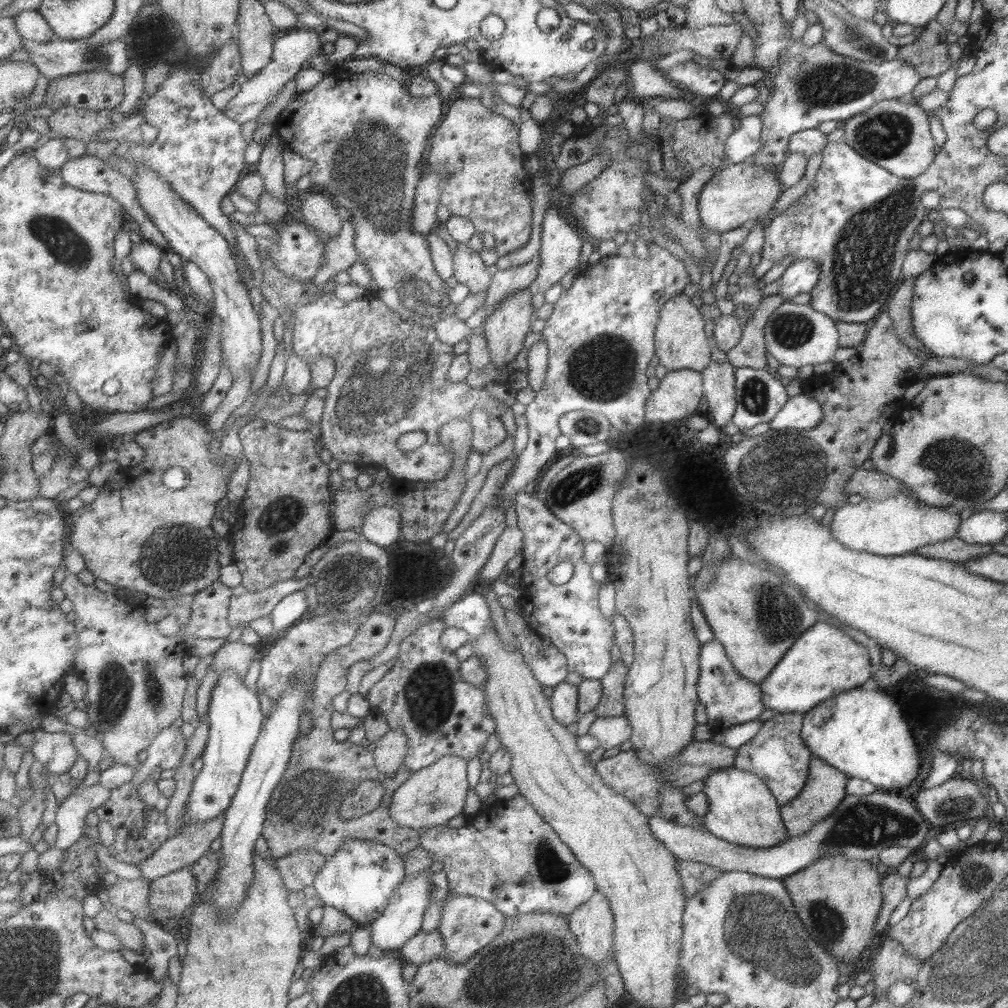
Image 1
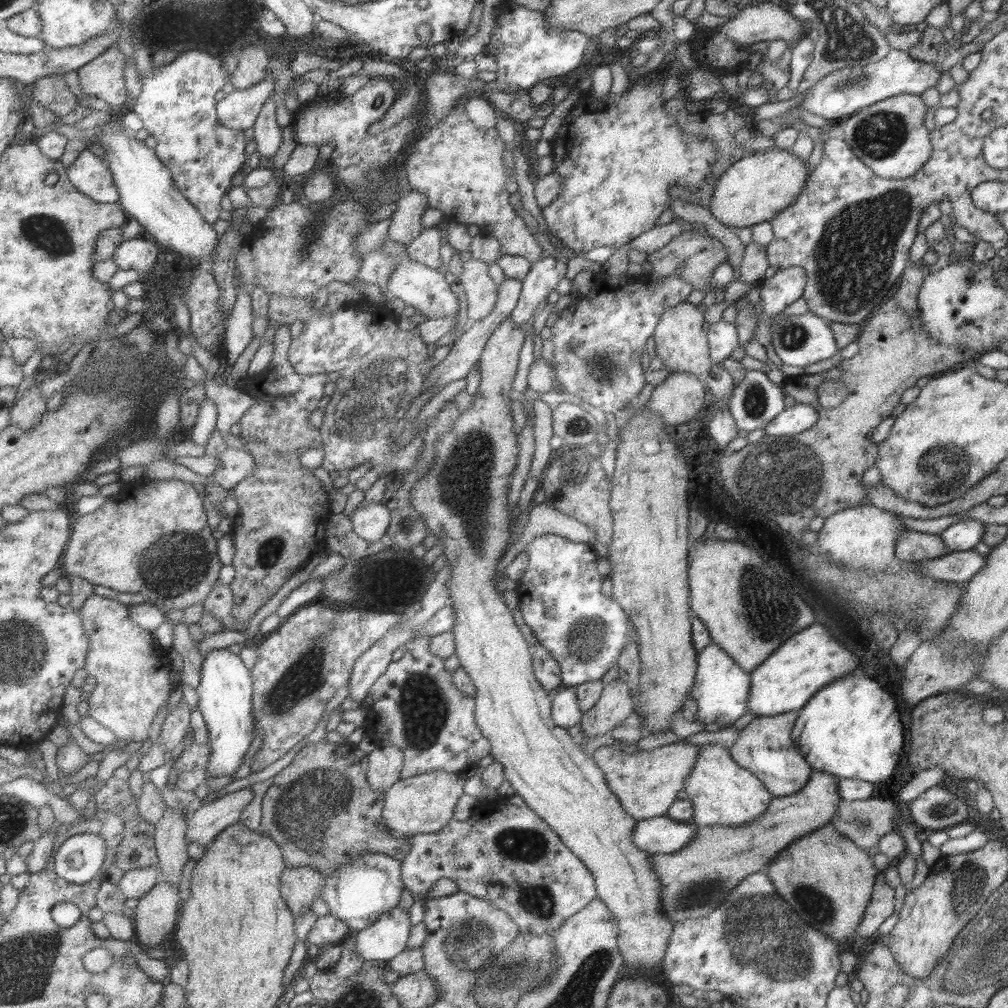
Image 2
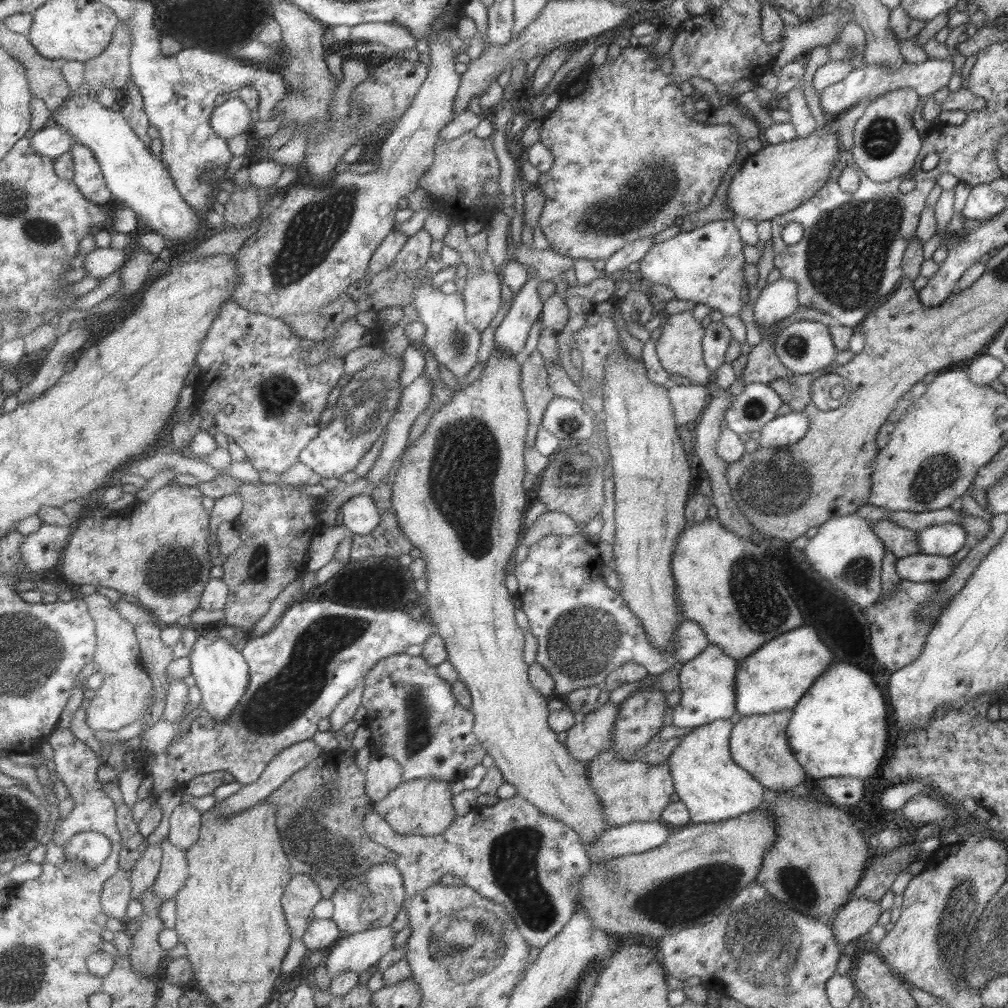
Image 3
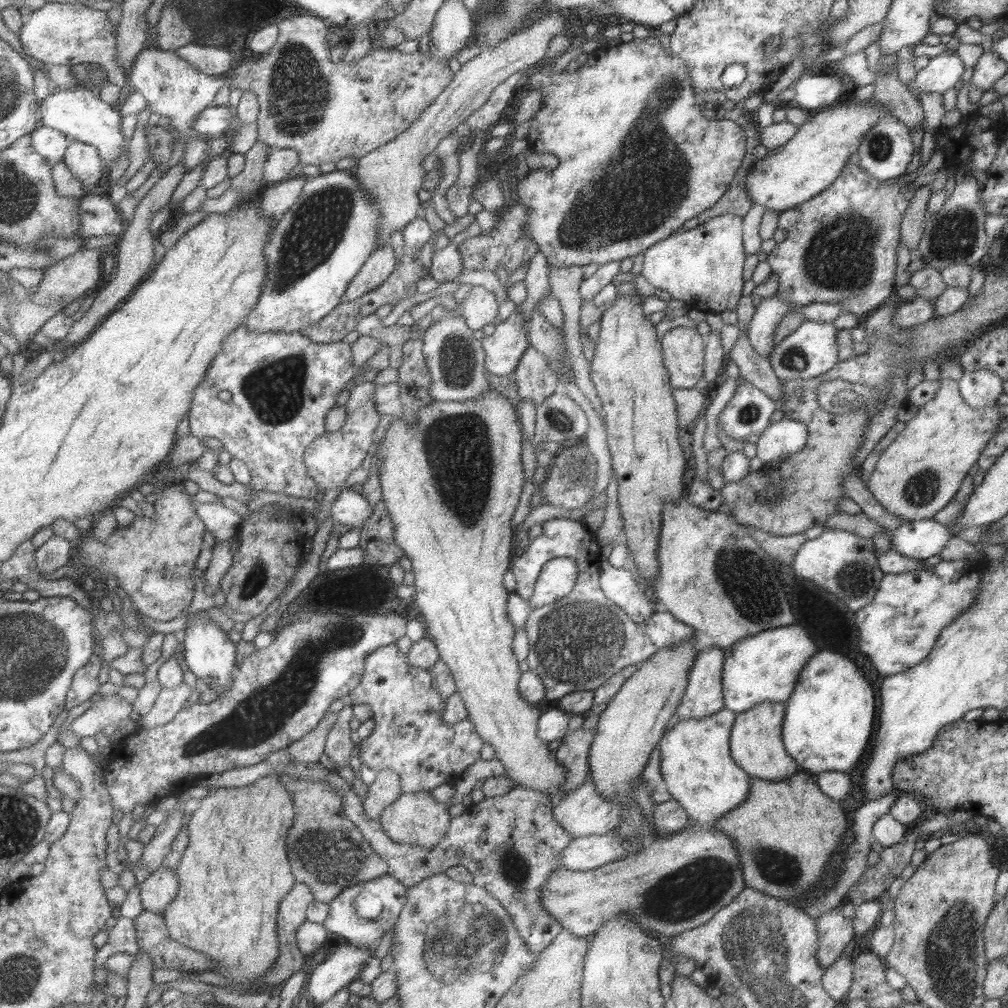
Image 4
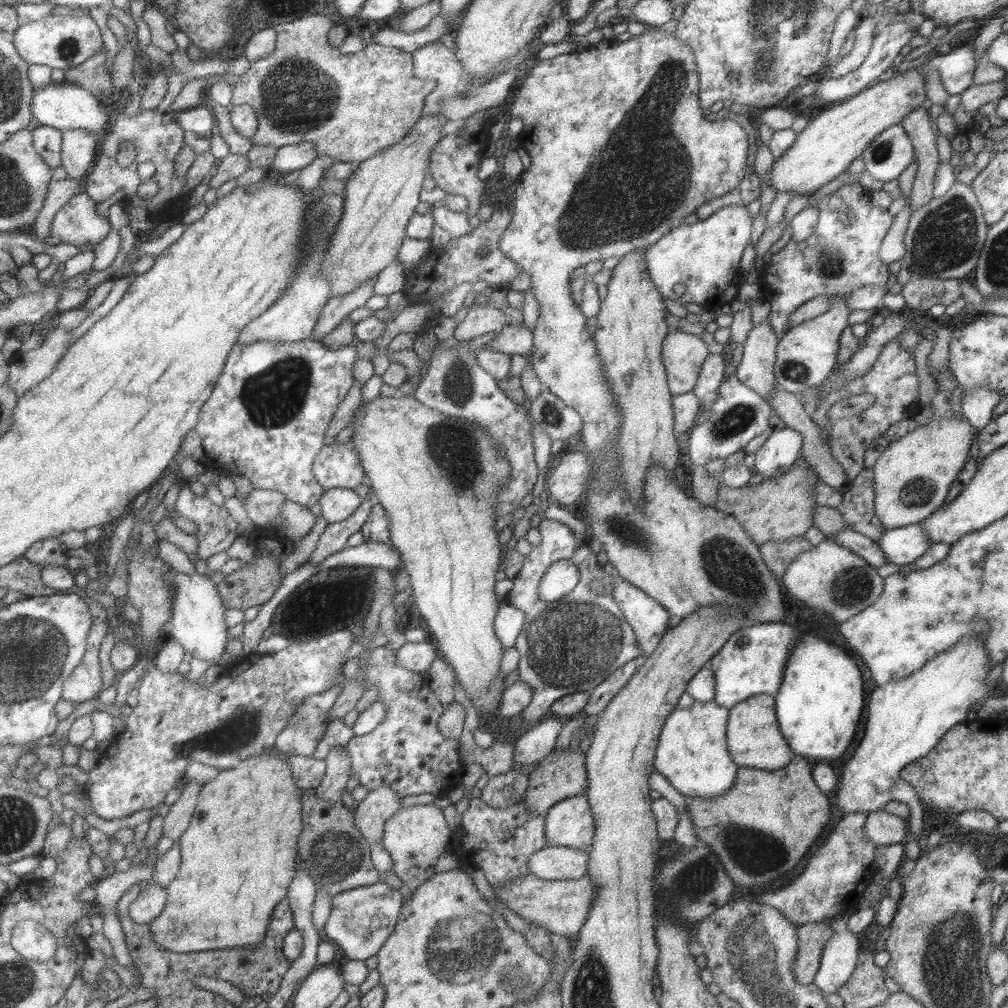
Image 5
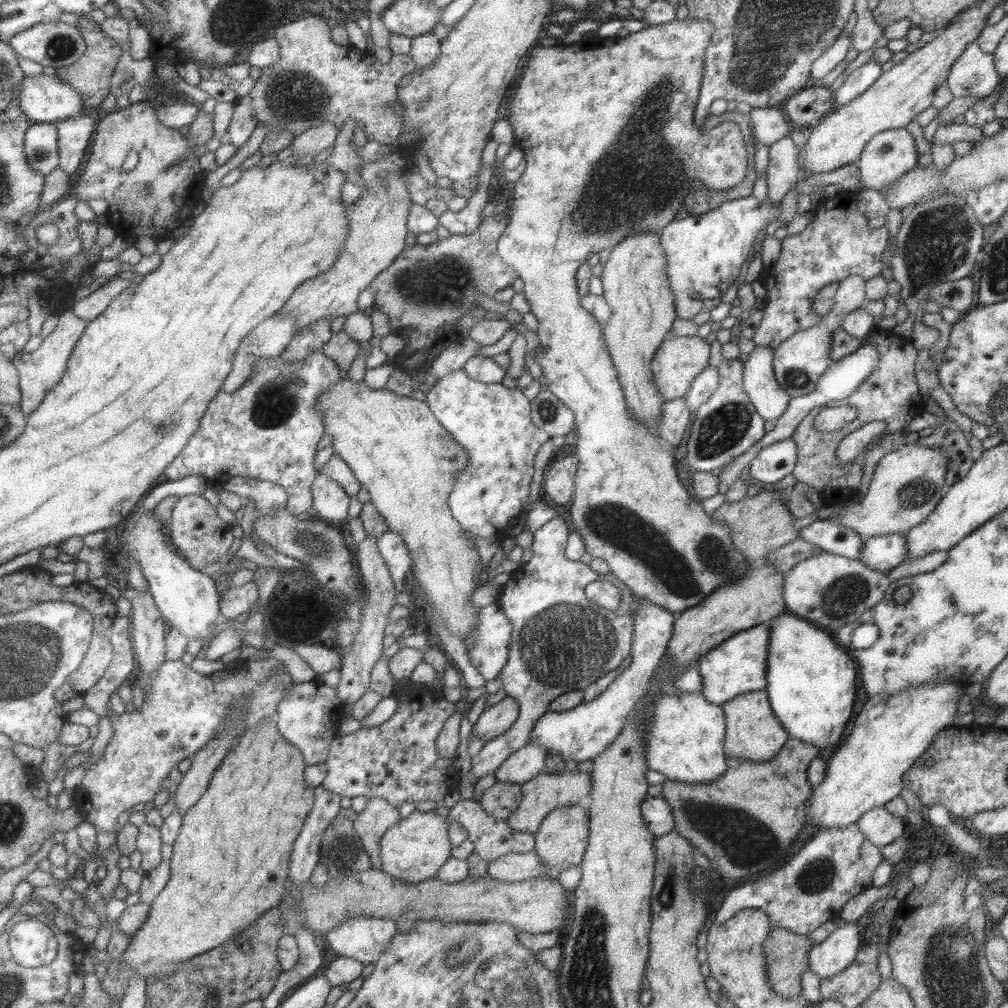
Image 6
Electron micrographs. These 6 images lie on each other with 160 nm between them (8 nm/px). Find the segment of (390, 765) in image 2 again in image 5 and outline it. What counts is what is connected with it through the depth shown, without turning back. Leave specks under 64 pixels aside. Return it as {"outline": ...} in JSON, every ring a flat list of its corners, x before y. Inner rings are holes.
{"outline":[[390,786,369,790,354,808,354,825,369,844,380,842,385,821,401,808,400,798]]}

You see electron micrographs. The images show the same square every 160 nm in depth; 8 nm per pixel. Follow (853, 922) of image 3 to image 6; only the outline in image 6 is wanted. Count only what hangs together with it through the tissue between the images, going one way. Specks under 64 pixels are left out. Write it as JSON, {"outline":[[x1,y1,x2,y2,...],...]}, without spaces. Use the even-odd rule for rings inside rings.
{"outline":[[772,928,762,942,767,984,778,996,793,998,800,994,800,974,808,968,807,951,813,946,805,934]]}

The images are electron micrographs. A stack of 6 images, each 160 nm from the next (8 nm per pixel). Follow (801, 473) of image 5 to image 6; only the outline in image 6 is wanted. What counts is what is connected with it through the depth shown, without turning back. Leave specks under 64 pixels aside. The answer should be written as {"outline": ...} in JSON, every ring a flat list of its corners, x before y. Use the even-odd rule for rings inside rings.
{"outline":[[761,490,753,497,743,497,739,502,724,502,712,512,710,517,724,522,730,528,732,547,738,550,747,562,757,563,768,552,777,550,798,537,798,531,791,525,794,518,775,490]]}

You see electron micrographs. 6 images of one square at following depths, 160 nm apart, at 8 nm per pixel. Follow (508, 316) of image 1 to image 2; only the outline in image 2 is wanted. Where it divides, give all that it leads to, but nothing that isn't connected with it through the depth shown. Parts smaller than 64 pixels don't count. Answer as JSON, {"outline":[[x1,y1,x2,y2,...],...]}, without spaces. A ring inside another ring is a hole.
{"outline":[[507,316,507,318,503,320,503,322,500,322,499,326,496,326,489,335,477,362,478,374,481,376,481,380,479,380,479,386,477,386,477,390,472,396,470,409,467,409,463,414,460,414,453,421,450,429,446,433,443,433,434,442,434,459,429,465,428,471,421,478,418,478,417,482,410,488,408,503,411,508,418,511,419,516,425,523,428,534,433,534,433,536,437,538,438,544,442,546,442,554,445,556,445,562,448,564,448,570,451,572,451,580,447,582,447,591,449,592,449,597,451,597,449,598,449,606,451,606,451,609,453,609,453,615,455,615,455,622,453,622,453,626,451,626,450,630,453,639,455,639,454,656,457,657,457,661,459,661,459,667,469,675,471,682,475,685,476,691,473,696,474,720,476,726,479,727,479,731,481,731,481,735,489,741,492,760,498,762,502,766,504,779,512,786,514,794,520,796,523,799,523,802,539,818,541,818,541,820,544,820,549,825,549,828,561,839,561,842,563,842,563,844,567,846,567,848,571,850,579,860,581,860,581,863,587,868,587,870,590,870,590,873,594,878,594,885,596,886,596,897,601,900,604,905,607,905,607,908,611,911,613,920,615,921,616,929,618,930,617,946,625,964,631,966,633,970,639,970,639,968,641,968,641,970,650,970,650,972,652,972,653,969,656,968,659,972,661,970,660,965,665,952,665,947,667,946,671,929,675,924,666,918,666,916,663,916,662,910,660,910,660,898,658,898,658,894,660,893,660,882,658,881,654,870,651,868,651,863,649,863,651,854,647,853,645,850,639,850,632,843,632,830,635,821,637,820,631,818,622,809,617,797,609,790,603,773,595,764,593,757,585,754,581,742,569,737,567,730,555,726,552,722,550,716,551,700,549,700,549,696,547,696,547,691,543,690,541,685,537,682,532,671,531,648,525,642,523,637,521,637,521,632,519,632,514,624,513,616,505,605,502,593,496,590,498,583,495,574,496,568,500,558,504,555,503,552,507,550,507,547,509,546,511,527,515,519,515,509,508,509,507,500,507,489,518,455,518,434,513,431,513,418,511,417,511,408,509,407,509,392,511,392,511,383,515,378,515,374,517,374,517,356,519,356,519,350,523,344,525,333,525,328,515,326]]}

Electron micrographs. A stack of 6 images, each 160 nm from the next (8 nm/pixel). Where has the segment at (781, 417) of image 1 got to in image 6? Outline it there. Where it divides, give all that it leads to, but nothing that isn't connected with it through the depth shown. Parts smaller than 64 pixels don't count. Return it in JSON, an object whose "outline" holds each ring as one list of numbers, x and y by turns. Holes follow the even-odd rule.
{"outline":[[786,438,764,446,749,467,749,476,763,484,775,484,796,465,796,446,792,438]]}

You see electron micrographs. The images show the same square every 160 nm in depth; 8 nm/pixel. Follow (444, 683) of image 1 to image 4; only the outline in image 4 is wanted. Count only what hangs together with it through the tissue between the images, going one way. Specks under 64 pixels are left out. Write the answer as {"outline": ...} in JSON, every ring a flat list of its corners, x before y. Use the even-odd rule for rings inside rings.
{"outline":[[394,644,379,646,365,656,363,674,360,675,358,685,354,686,348,695,353,705,368,704,374,721,371,734,358,740,359,747,356,750,358,759,373,771,396,772,400,778,400,789,405,794,429,790,440,784,456,783,460,780,463,770,479,759,479,750,483,746,483,741,476,734,473,724,468,719,451,726,443,723,441,714,445,700,432,686,431,675,426,670,409,665,407,658]]}

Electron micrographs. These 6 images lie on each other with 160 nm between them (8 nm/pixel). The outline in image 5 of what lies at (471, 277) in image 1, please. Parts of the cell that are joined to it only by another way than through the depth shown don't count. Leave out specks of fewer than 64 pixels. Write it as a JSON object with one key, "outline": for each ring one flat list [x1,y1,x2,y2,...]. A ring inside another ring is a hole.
{"outline":[[488,302,485,305,471,307,464,319,454,328,452,338,468,342,487,332,494,332,497,335,507,325,504,313,497,309,494,303]]}

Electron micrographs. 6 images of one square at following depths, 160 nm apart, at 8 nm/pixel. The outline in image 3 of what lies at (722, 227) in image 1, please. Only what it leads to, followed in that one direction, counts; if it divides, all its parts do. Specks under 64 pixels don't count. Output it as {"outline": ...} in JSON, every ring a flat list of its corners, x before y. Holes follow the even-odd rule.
{"outline":[[828,117,824,128,818,128,805,138,768,145,750,154,733,175,727,191,727,206,735,219,755,222,770,221,773,217,793,210,815,194,827,181,831,168,840,153,840,143,829,124,836,117]]}

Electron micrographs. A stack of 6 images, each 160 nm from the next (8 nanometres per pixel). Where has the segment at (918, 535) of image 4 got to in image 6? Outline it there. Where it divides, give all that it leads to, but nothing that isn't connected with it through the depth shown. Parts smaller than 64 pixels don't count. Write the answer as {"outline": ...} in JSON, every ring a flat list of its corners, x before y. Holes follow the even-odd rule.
{"outline":[[884,534,864,539,856,559,863,566,882,572,890,571,905,558,904,534]]}

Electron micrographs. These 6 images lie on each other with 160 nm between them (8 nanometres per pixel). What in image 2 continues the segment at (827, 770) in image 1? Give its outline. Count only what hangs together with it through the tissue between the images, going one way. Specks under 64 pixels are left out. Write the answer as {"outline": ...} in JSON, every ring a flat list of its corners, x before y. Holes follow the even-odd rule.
{"outline":[[813,770,802,789,792,795,772,796,765,812,747,824,738,827,721,825,696,827,694,837,691,837,690,841,675,854,651,853,649,863,660,882,658,898,660,898,662,915,666,916,673,924,688,918,707,916,724,901,724,897,737,886,738,882,765,868,769,860,773,859,787,844,831,822,836,815,838,804,841,802,836,787,838,780,839,778,832,774]]}

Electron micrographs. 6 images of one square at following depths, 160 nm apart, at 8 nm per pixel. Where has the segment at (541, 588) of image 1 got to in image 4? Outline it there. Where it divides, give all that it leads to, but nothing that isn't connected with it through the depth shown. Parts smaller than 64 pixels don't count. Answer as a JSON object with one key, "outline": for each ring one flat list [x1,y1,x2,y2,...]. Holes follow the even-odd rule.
{"outline":[[554,517,541,523,539,536,530,540,527,550,513,557,510,572,515,577,513,596,524,603,532,594,543,564,550,558,567,557,575,561,577,579,569,595,555,603,533,609,525,620,528,641,526,663,543,683,545,700,559,700,569,692,595,690,612,674,625,666,639,665,667,646,696,642,700,635,675,620,669,612,658,609,647,621,635,624,621,608,604,598,598,580,600,547,594,533,581,521]]}

